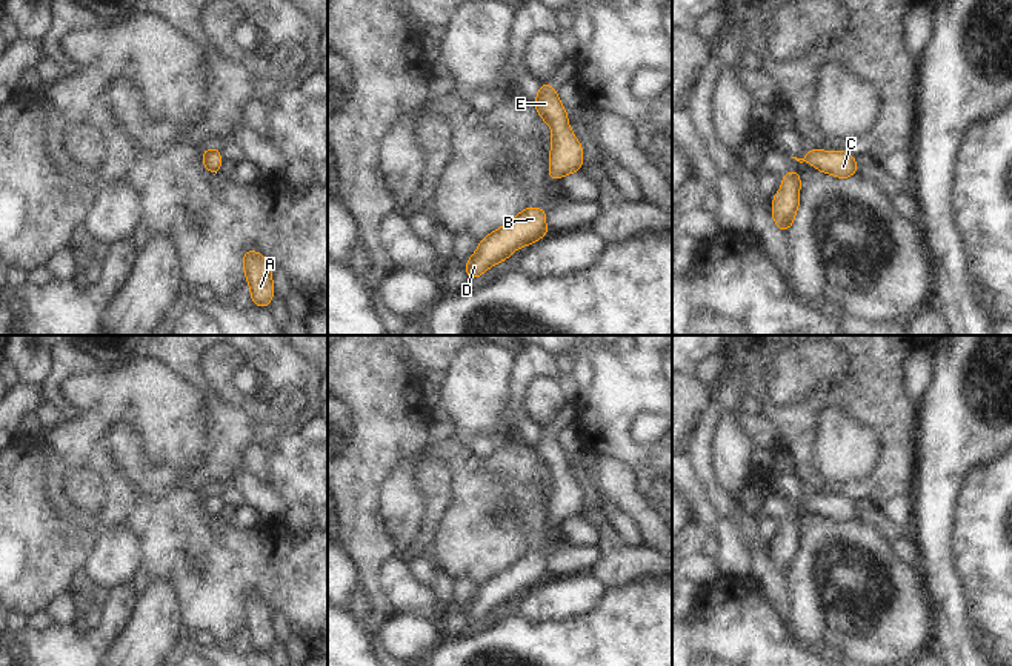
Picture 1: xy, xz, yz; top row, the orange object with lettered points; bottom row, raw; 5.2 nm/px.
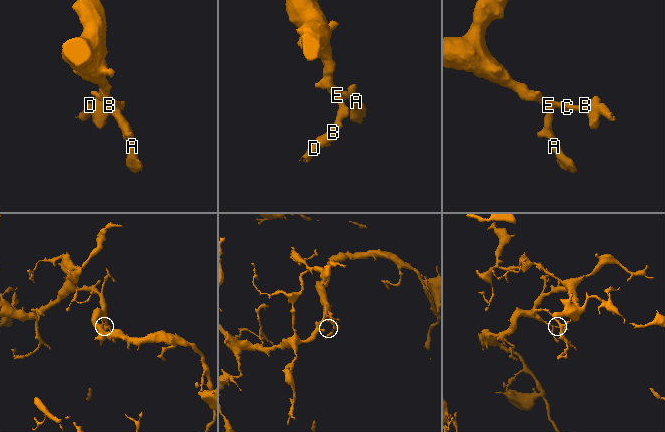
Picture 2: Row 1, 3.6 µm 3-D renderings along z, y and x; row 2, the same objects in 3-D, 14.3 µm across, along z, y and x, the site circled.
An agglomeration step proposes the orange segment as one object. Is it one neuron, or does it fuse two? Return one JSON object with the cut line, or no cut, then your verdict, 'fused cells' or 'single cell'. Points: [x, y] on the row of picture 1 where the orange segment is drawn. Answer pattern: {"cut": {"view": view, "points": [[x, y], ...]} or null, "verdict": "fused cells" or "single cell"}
{"cut": null, "verdict": "single cell"}

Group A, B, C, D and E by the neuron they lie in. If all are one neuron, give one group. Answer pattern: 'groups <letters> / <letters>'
groups A B C D E

